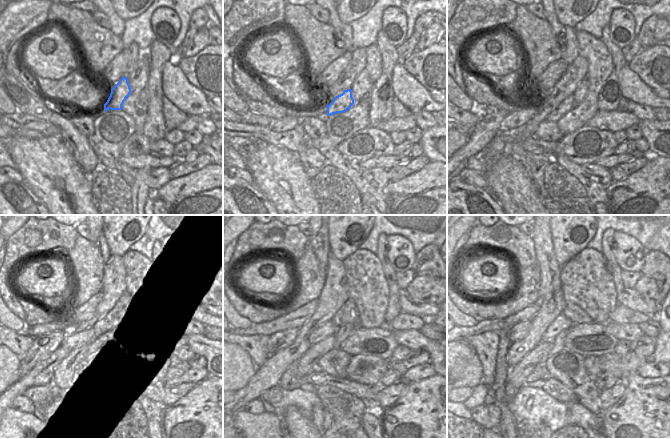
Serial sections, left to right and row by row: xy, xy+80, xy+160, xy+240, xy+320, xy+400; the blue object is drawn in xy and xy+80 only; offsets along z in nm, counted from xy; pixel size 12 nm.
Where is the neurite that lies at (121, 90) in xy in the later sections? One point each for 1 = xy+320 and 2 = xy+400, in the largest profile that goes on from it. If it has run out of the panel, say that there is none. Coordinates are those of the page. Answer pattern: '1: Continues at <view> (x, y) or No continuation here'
1: Continues at xy+320 (315, 352)
2: Continues at xy+400 (518, 374).

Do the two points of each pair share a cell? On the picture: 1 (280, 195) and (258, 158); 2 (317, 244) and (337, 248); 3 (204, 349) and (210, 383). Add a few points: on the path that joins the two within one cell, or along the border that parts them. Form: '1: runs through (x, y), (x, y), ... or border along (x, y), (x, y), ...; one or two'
1: runs through (280, 186), (280, 180), (267, 167); one
2: border along (327, 225), (330, 251); two
3: border along (209, 375), (212, 376); two

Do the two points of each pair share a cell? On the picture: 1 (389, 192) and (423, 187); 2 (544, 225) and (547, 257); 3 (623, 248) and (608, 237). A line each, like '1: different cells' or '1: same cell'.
1: same cell
2: same cell
3: different cells

